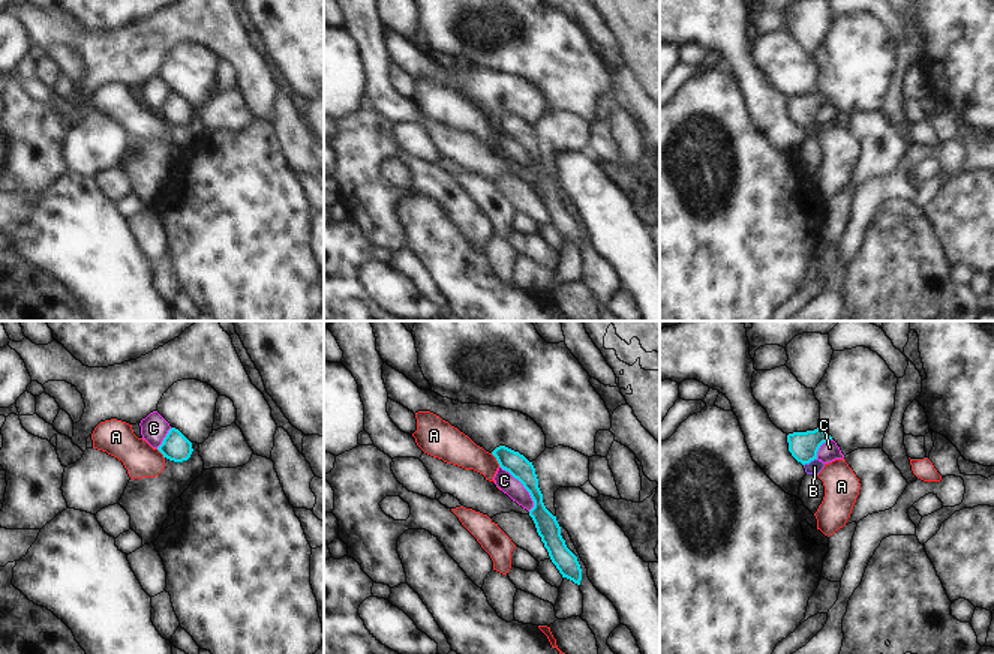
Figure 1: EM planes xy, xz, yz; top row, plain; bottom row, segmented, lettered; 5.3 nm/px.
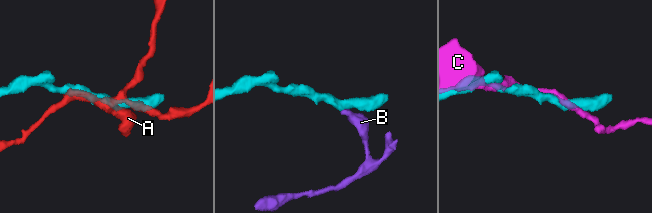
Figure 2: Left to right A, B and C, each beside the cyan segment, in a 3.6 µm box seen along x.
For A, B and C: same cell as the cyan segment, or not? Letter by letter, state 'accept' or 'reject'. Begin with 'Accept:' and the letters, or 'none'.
Accept: none
A: reject
B: reject
C: reject

